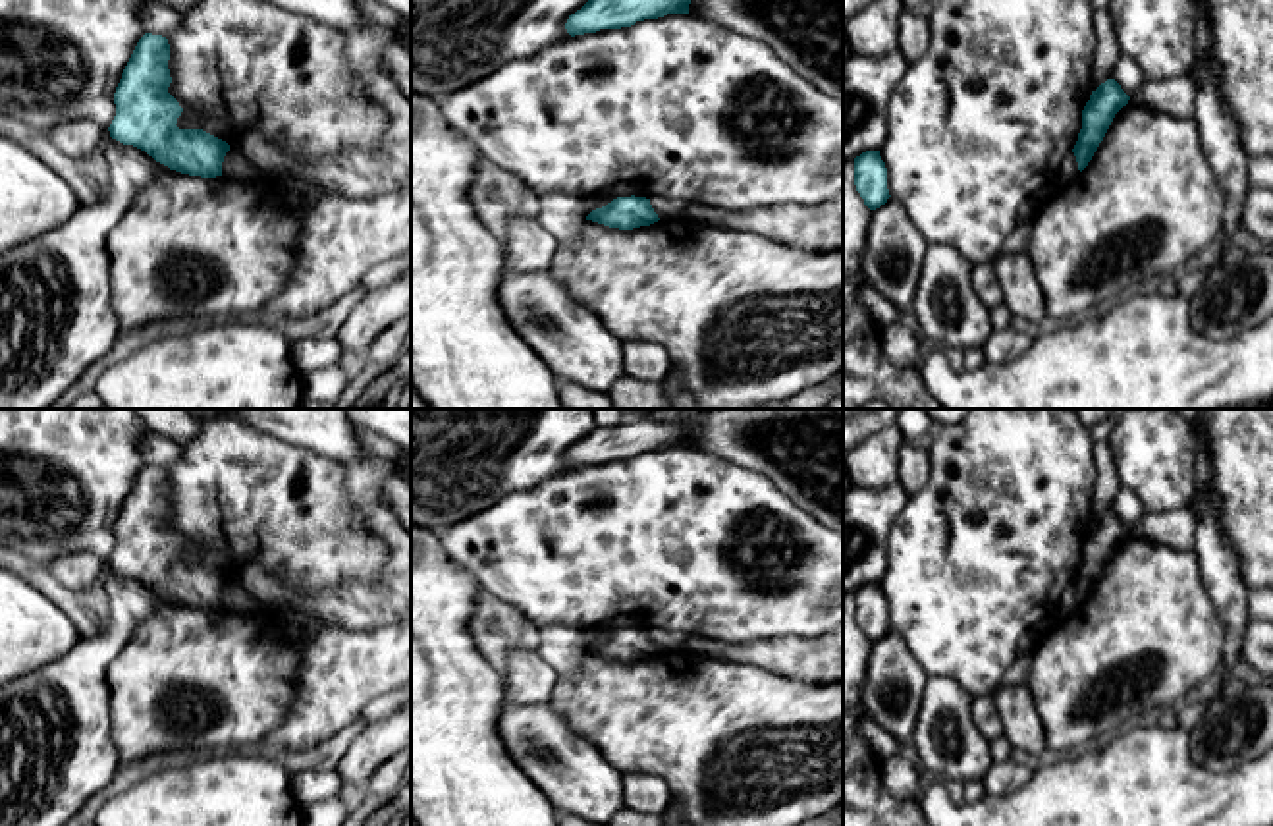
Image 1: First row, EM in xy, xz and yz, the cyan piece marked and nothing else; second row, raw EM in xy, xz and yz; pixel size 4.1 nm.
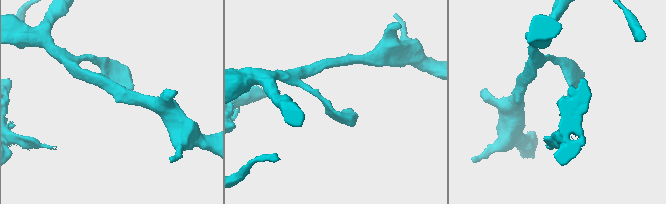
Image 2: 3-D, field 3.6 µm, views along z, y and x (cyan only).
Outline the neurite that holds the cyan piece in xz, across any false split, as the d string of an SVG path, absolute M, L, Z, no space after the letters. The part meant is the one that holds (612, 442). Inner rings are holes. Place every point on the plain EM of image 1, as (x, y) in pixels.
M629 415L627 421L592 428L569 448L565 461L571 469L600 461L631 459L636 454L658 452L667 446L689 446L691 430L681 421L652 421Z

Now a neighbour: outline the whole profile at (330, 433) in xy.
M189 409L199 421L239 415L278 440L339 463L361 461L365 448L347 409Z

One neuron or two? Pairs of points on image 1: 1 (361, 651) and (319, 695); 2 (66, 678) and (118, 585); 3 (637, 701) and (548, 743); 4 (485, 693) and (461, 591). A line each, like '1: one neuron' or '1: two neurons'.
1: one neuron
2: one neuron
3: two neurons
4: one neuron

